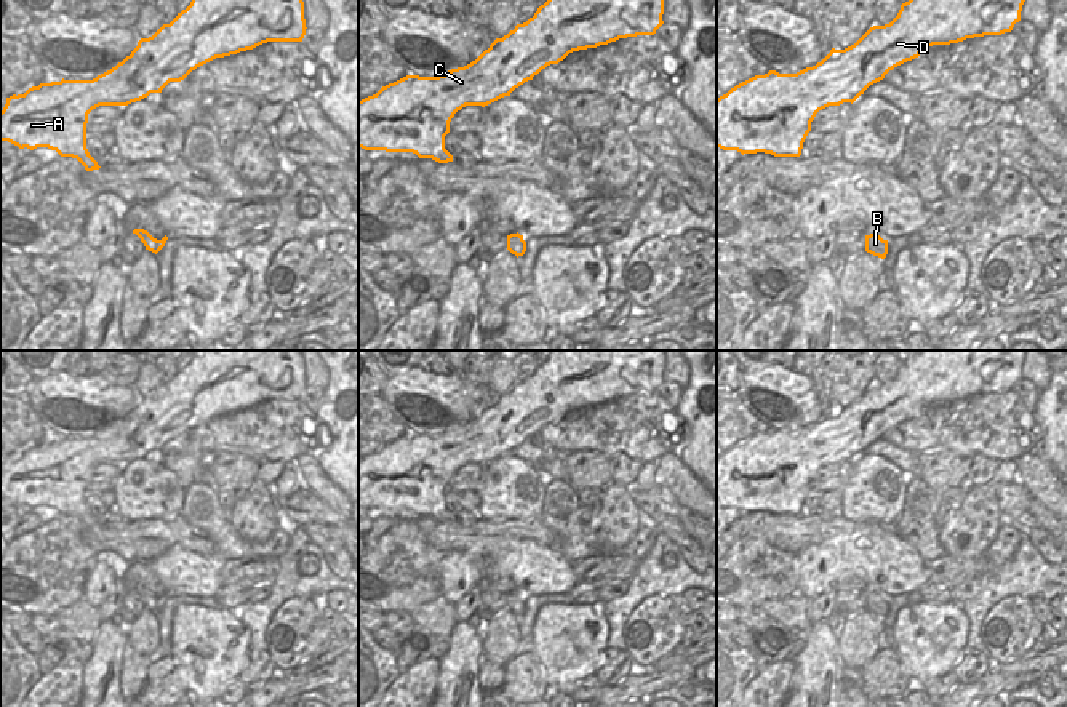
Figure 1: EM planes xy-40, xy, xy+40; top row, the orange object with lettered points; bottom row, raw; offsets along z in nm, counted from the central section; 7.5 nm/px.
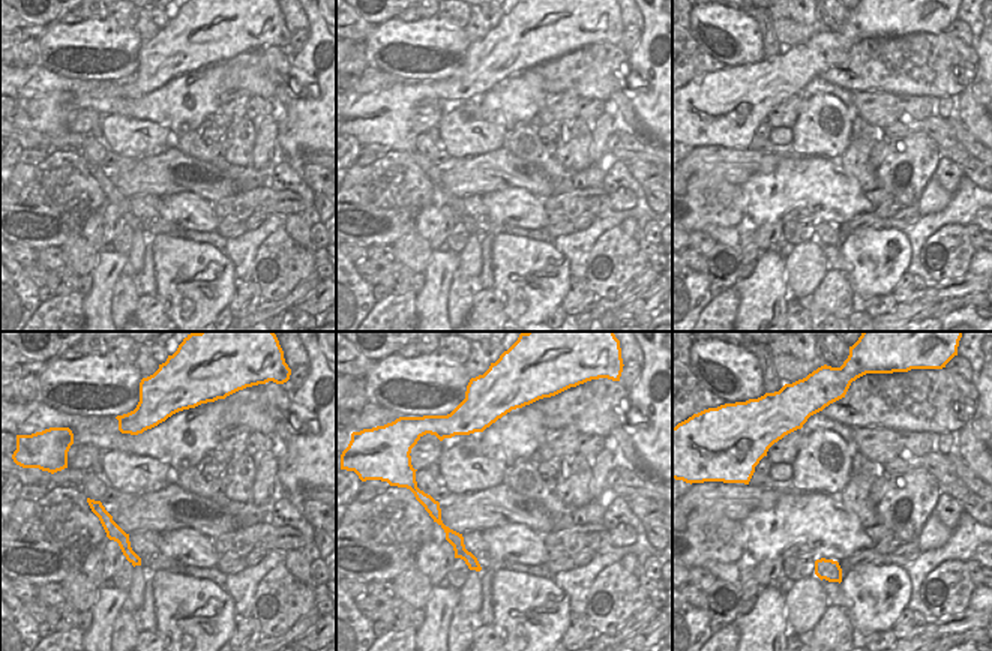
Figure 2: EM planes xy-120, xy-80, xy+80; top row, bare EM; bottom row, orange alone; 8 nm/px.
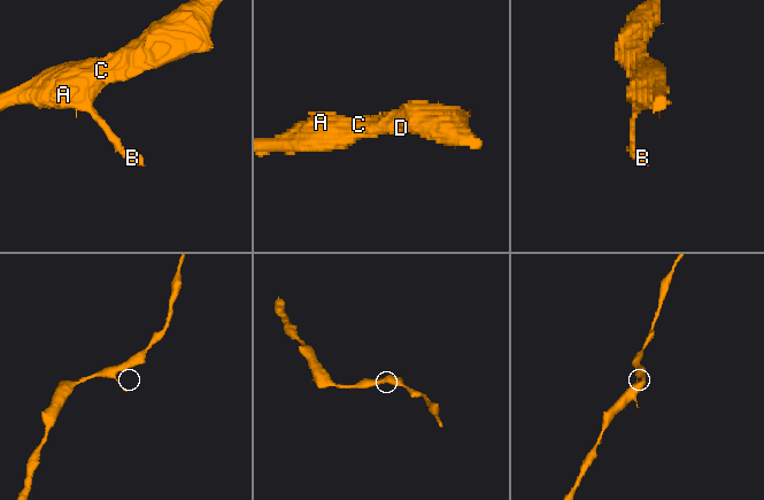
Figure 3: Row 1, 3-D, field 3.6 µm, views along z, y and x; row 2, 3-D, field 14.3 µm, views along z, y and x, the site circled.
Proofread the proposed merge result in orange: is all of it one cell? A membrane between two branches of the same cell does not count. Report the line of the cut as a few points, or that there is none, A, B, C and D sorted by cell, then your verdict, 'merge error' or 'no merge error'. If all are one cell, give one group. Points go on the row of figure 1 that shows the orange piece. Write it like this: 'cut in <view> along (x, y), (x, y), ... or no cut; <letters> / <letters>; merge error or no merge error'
no cut; A B C D; no merge error

